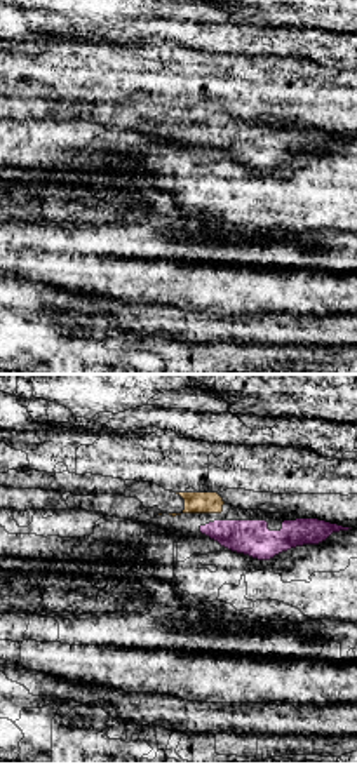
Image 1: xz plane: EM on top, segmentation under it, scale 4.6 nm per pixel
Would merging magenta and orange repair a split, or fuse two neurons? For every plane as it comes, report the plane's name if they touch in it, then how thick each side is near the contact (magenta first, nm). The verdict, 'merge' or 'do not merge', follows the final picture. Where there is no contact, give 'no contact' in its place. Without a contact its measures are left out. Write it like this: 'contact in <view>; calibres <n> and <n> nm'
no contact

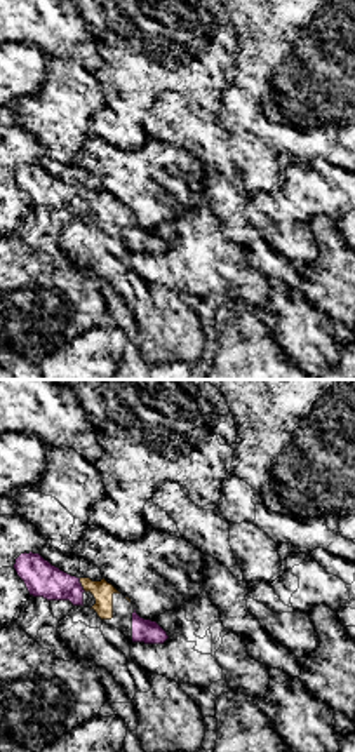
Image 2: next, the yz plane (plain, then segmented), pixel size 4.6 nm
contact in yz; calibres 160 and 100 nm

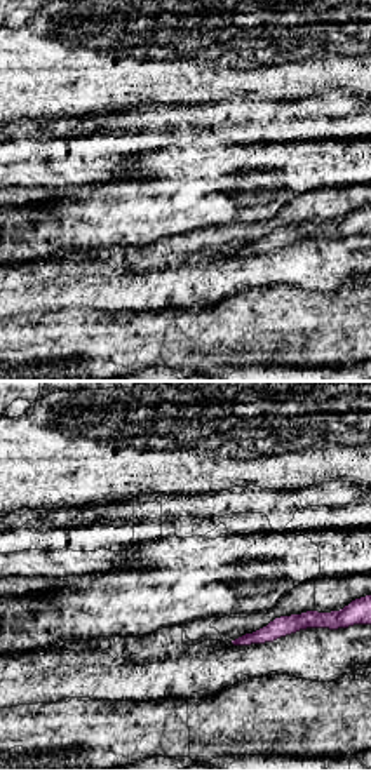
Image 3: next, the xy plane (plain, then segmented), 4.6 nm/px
no contact

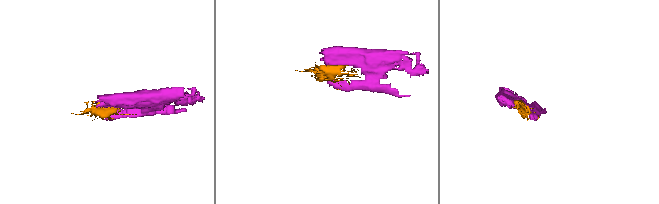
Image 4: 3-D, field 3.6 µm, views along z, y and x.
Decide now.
merge

